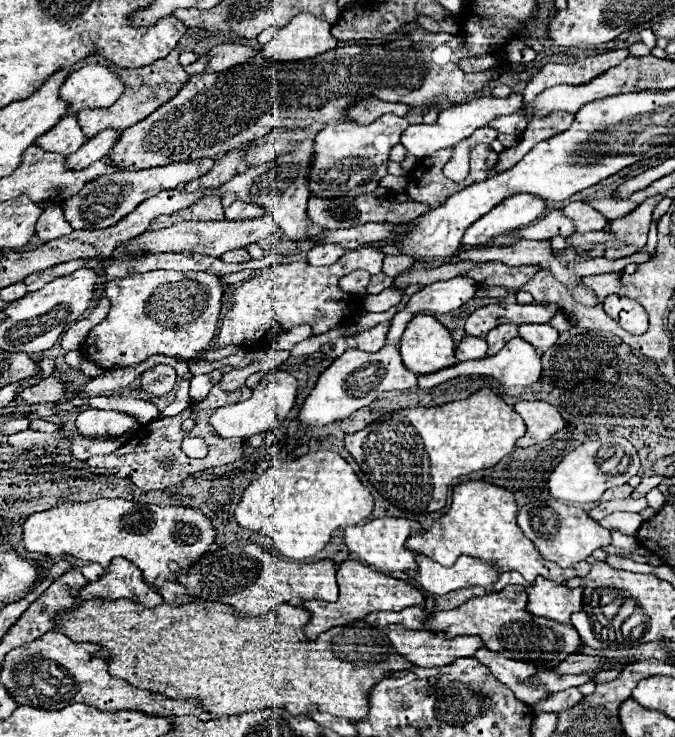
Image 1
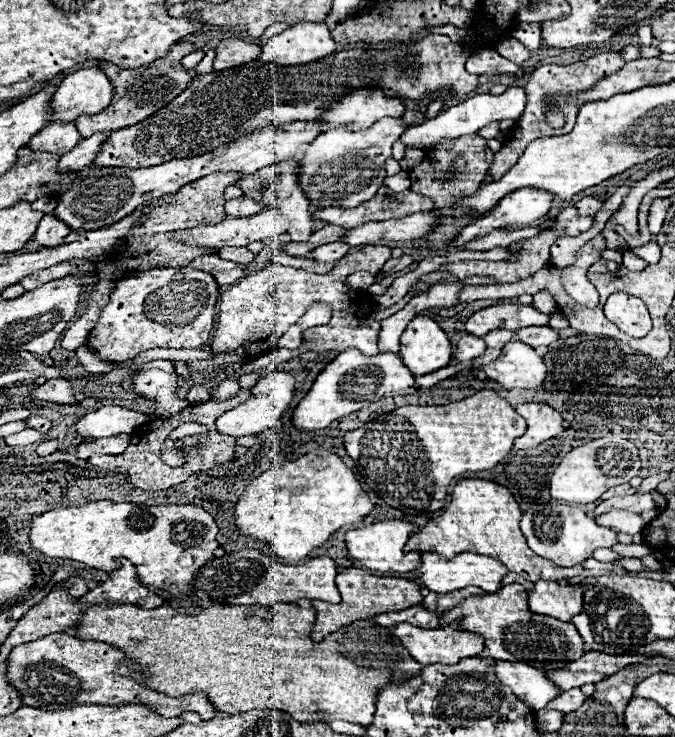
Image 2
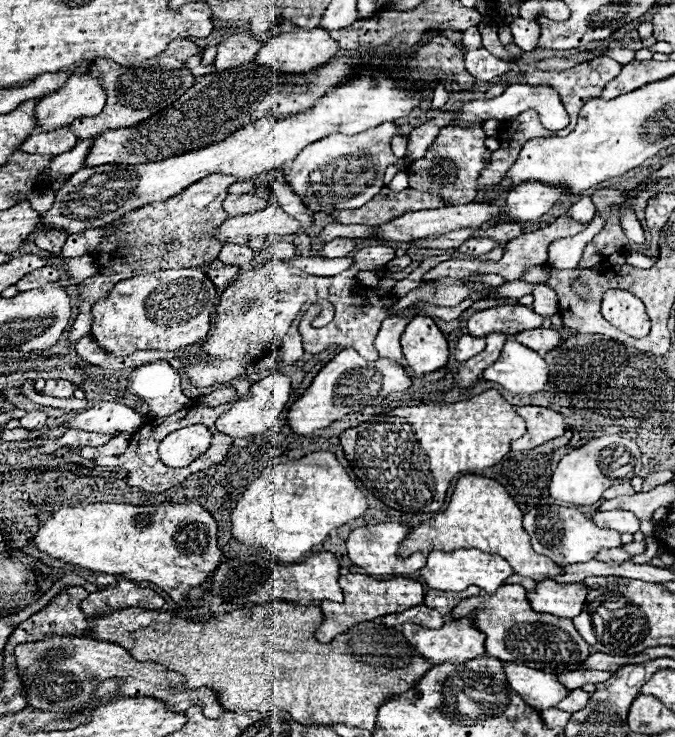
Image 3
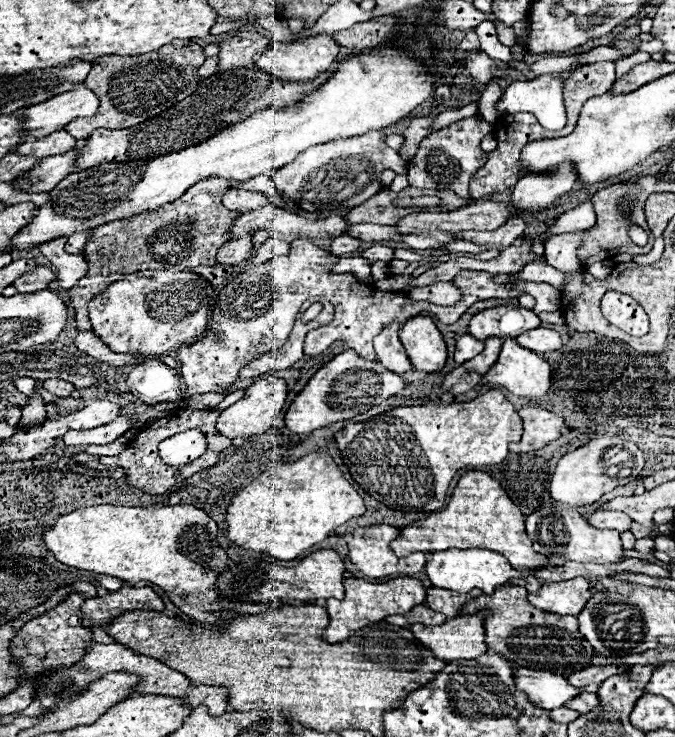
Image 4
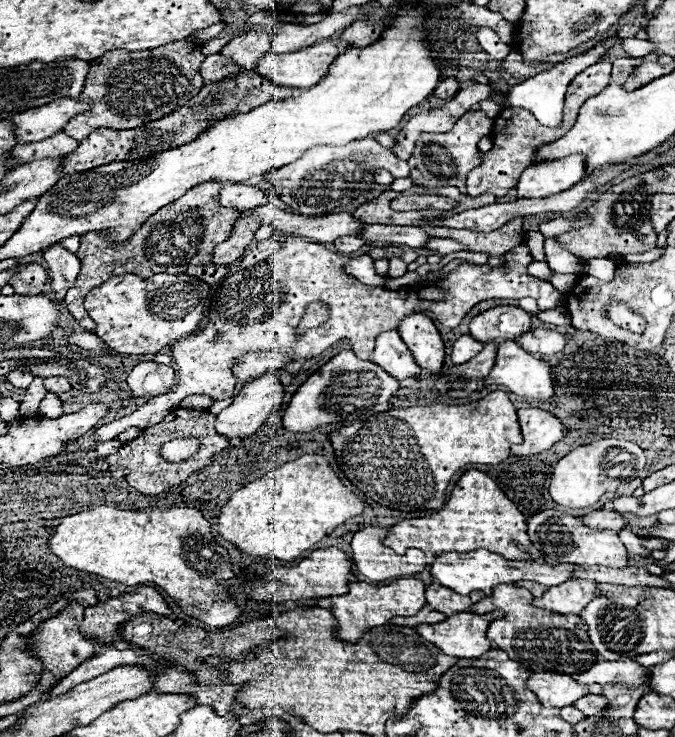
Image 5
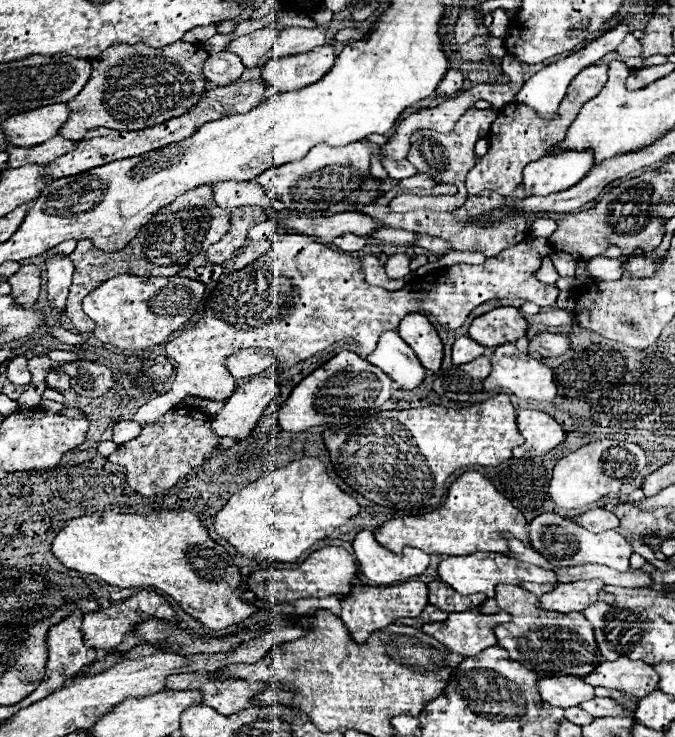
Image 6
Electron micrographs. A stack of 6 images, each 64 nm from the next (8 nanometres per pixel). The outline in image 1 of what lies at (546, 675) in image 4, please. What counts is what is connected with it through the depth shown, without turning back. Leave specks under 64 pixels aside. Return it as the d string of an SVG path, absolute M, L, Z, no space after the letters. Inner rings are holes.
M480 648L480 654L476 654L476 658L490 668L490 672L496 676L498 682L506 684L514 692L514 696L518 700L526 702L528 706L536 706L538 702L542 702L550 696L550 692L546 688L530 686L530 678L538 672L538 668L534 664L512 662L510 658L492 654L486 648Z

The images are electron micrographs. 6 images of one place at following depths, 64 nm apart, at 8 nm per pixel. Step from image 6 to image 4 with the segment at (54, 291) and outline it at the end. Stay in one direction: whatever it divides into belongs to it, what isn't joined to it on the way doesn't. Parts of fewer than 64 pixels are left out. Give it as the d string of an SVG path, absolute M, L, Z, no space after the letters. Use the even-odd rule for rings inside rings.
M64 236L56 238L54 242L46 242L40 246L40 252L52 262L56 272L56 288L58 290L70 290L76 286L76 282L86 274L88 264L86 260L76 254L68 254L64 250Z

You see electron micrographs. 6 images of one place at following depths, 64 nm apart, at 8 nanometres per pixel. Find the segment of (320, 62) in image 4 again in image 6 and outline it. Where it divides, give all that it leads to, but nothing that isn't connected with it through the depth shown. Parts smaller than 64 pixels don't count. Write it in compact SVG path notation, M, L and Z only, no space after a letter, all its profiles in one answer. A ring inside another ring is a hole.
M330 44L296 56L272 58L262 68L262 80L272 92L304 88L324 78L324 74L328 74L328 70L334 66L334 60L336 48Z

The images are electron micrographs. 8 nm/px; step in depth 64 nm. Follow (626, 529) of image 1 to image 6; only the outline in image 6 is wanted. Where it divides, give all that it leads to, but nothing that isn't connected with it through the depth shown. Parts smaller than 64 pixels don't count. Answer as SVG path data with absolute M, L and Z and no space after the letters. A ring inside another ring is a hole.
M592 508L592 510L580 514L580 516L572 518L572 520L574 520L578 526L582 526L582 528L586 528L586 530L590 530L590 532L604 532L604 530L616 528L616 526L620 524L618 518L616 518L612 512L604 510L604 508Z

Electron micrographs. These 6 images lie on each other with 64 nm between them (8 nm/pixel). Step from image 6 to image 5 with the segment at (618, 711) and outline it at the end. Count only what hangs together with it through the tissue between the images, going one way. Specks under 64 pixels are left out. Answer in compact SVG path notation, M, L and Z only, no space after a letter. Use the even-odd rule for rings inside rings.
M590 694L588 698L580 698L580 702L574 704L578 710L582 710L586 716L596 716L608 710L608 700L604 696L594 696Z

